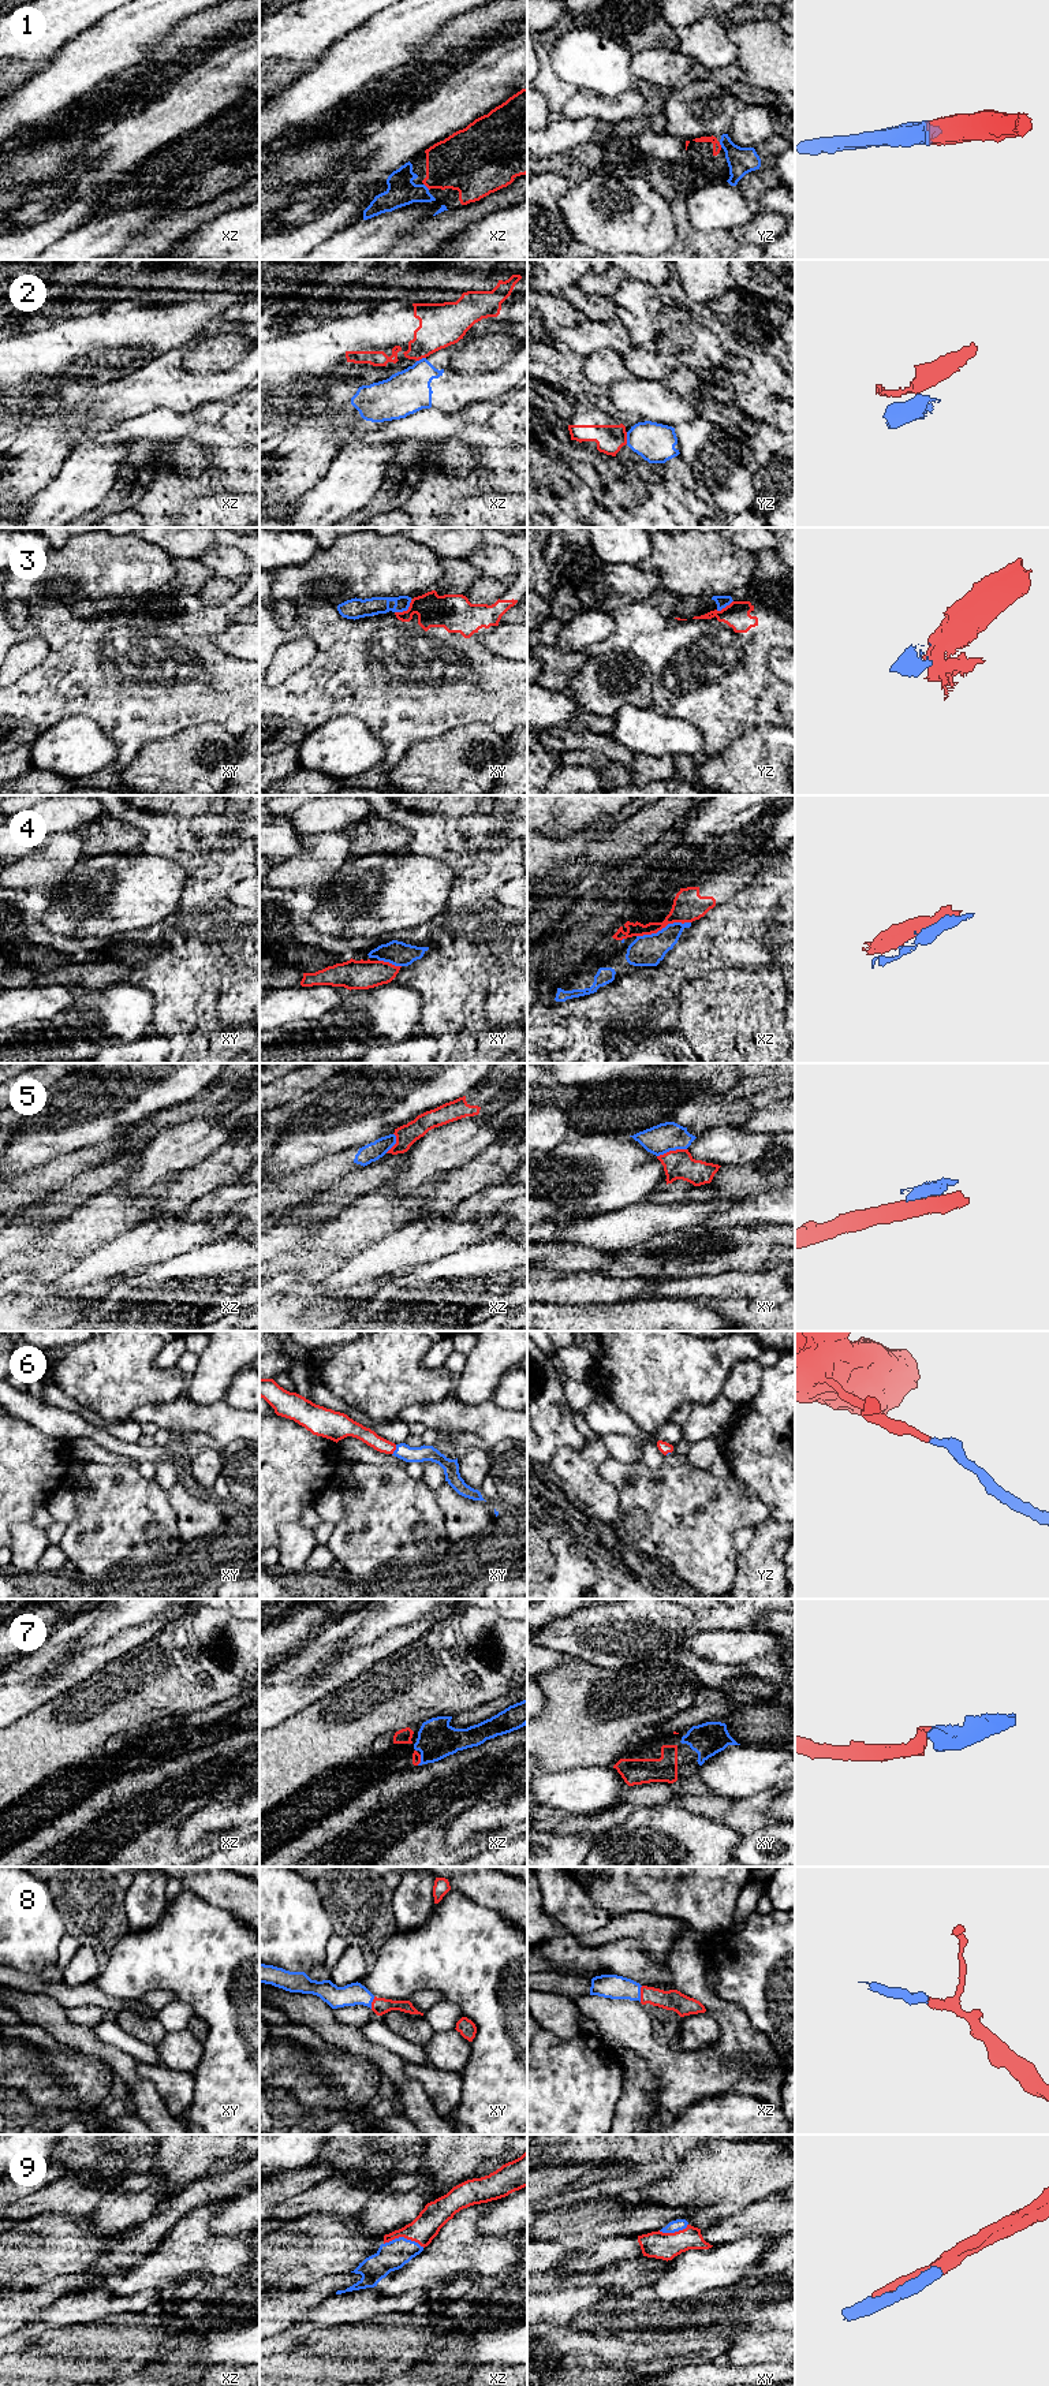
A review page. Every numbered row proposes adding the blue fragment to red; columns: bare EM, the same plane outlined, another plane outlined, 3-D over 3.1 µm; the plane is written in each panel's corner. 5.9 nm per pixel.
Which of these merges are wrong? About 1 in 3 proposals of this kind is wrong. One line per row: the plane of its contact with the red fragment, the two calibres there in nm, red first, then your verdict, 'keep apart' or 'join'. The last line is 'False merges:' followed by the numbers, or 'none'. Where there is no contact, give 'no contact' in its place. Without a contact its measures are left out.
1: meets red in xz; 320 nm thick on the red side, 170 nm on the other; join
2: meets red in yz; 170 nm thick on the red side, 220 nm on the other; keep apart
3: meets red in xy; 200 nm thick on the red side, 110 nm on the other; join
4: meets red in xz; 180 nm thick on the red side, 190 nm on the other; keep apart
5: meets red in xy; 180 nm thick on the red side, 170 nm on the other; keep apart
6: meets red in xy; 90 nm thick on the red side, 100 nm on the other; join
7: meets red in xz; 50 nm thick on the red side, 220 nm on the other; join
8: meets red in xz; 120 nm thick on the red side, 140 nm on the other; join
9: meets red in xz; 160 nm thick on the red side, 170 nm on the other; join
False merges: 2, 4, 5

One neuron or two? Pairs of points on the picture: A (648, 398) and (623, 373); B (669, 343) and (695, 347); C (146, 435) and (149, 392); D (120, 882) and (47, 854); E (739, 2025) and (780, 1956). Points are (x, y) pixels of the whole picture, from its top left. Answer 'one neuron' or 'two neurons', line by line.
A: two neurons
B: one neuron
C: two neurons
D: two neurons
E: two neurons

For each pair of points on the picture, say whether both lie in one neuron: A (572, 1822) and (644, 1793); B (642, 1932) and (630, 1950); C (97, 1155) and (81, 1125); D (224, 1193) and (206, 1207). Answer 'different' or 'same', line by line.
A: same
B: different
C: different
D: same

